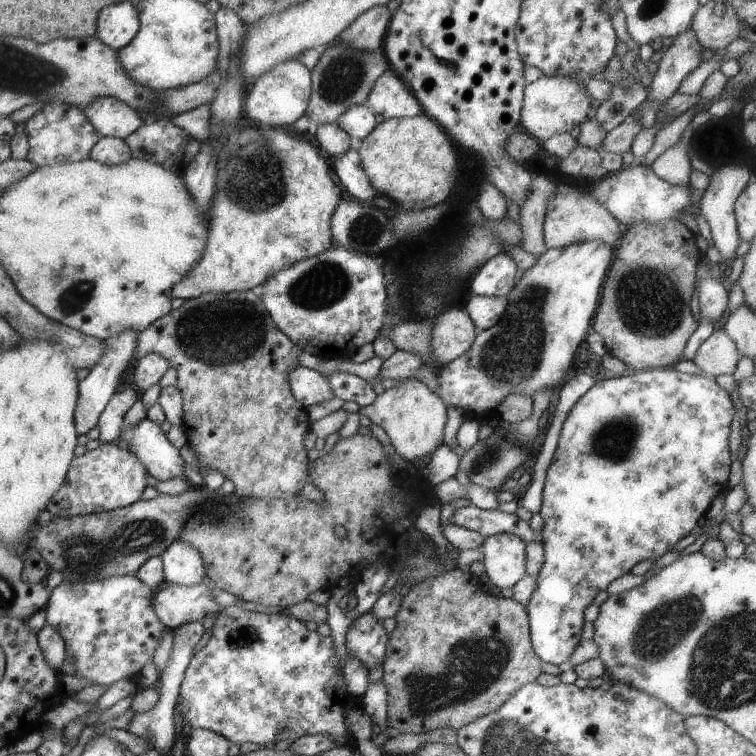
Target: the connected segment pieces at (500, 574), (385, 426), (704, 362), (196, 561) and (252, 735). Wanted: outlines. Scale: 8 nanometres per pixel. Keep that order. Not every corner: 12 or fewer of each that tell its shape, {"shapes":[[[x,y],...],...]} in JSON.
{"shapes":[[[507,533],[479,547],[493,586],[511,588],[525,572],[525,543]],[[400,380],[357,413],[407,462],[443,444],[445,406]],[[718,325],[691,362],[709,377],[733,374],[735,342]],[[175,539],[159,557],[167,583],[193,586],[206,575],[199,550]],[[223,607],[183,724],[237,745],[349,746],[331,635]]]}

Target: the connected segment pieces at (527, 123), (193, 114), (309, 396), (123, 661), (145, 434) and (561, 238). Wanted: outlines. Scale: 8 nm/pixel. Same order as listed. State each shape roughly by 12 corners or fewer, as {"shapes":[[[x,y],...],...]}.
{"shapes":[[[586,81],[526,83],[518,126],[539,142],[592,112]],[[209,104],[168,117],[200,144],[211,138]],[[313,369],[287,372],[293,398],[305,409],[333,398],[329,382]],[[133,573],[61,580],[44,624],[75,678],[111,686],[151,664],[163,622]],[[155,422],[121,429],[147,475],[183,479],[183,460]],[[582,188],[547,202],[547,249],[615,246],[623,226]]]}

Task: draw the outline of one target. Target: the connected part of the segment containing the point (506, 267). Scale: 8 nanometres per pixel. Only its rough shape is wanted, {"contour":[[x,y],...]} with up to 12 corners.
{"contour":[[507,252],[470,276],[471,295],[504,296],[517,270]]}

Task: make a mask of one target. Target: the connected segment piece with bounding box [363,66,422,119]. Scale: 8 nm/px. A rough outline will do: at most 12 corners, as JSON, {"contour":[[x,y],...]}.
{"contour":[[388,66],[363,103],[385,119],[422,112],[413,92]]}

